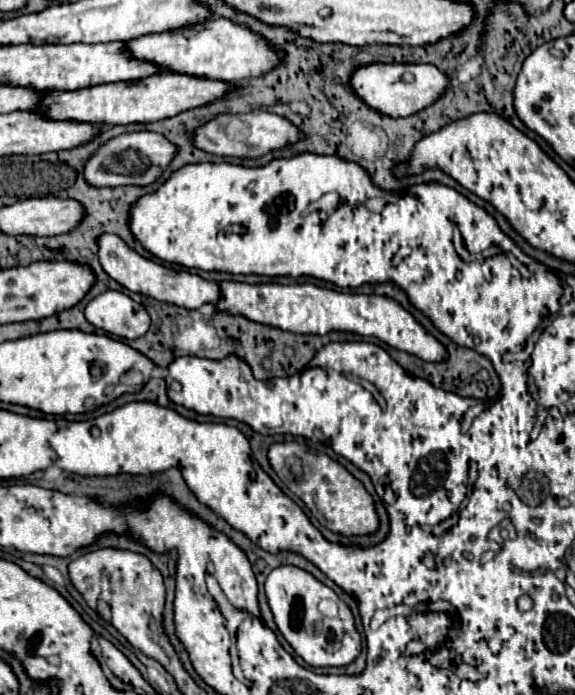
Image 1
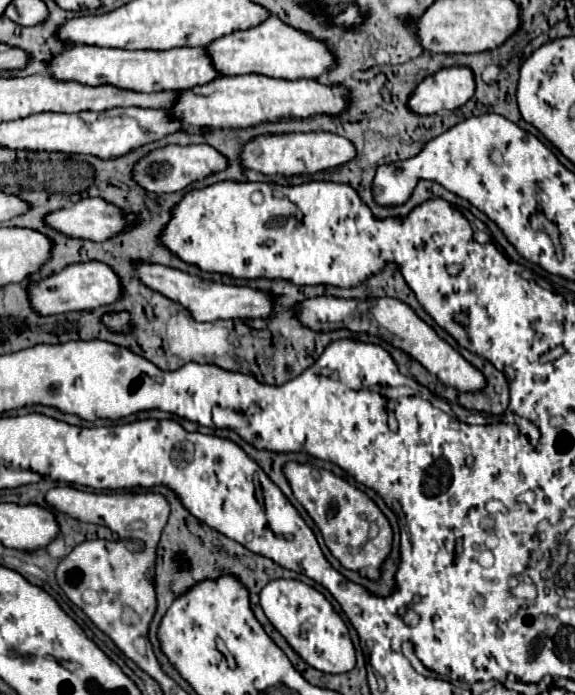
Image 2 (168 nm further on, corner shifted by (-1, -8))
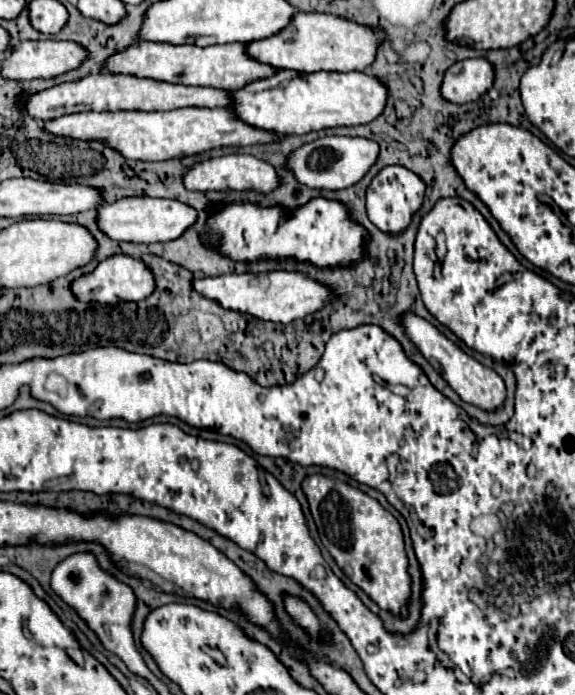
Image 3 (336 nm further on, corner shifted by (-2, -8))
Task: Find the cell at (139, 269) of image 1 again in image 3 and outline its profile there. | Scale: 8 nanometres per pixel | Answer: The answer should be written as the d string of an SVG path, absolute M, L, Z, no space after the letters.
M266 272L266 274L224 274L224 276L194 276L192 288L208 298L218 302L222 308L250 314L258 320L270 320L276 324L290 324L292 320L304 318L316 310L320 310L326 302L332 300L332 292L306 278L298 272Z

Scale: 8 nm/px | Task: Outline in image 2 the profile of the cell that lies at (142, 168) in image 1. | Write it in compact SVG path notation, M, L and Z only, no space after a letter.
M195 144L195 146L167 146L153 150L151 154L143 156L135 164L135 180L149 192L179 192L193 182L201 182L207 176L221 172L229 166L229 160L209 144Z

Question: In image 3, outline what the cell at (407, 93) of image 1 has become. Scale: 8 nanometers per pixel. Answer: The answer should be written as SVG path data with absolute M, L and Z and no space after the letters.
M486 58L462 60L450 66L444 74L440 94L446 102L466 104L478 100L494 80L494 68Z

